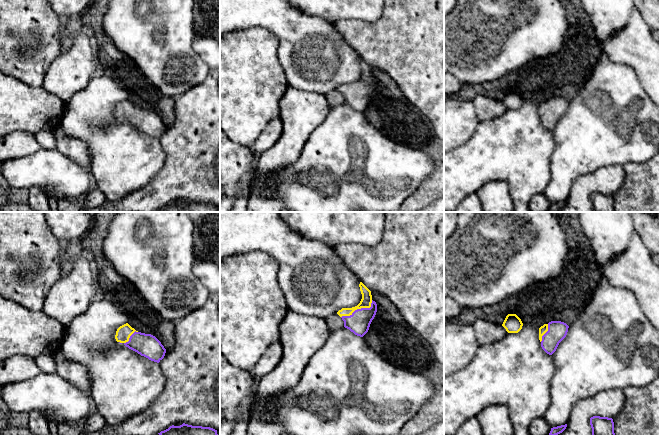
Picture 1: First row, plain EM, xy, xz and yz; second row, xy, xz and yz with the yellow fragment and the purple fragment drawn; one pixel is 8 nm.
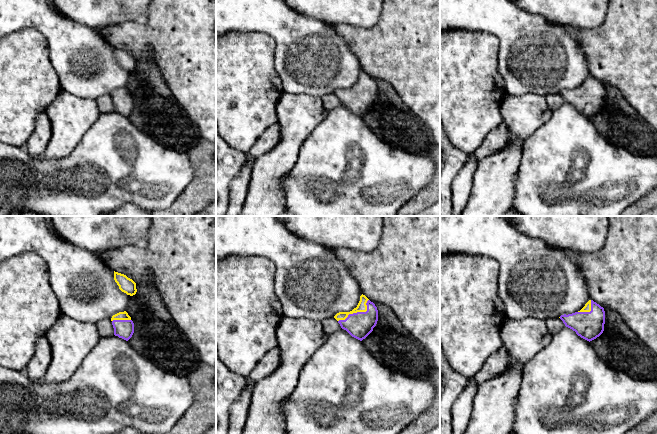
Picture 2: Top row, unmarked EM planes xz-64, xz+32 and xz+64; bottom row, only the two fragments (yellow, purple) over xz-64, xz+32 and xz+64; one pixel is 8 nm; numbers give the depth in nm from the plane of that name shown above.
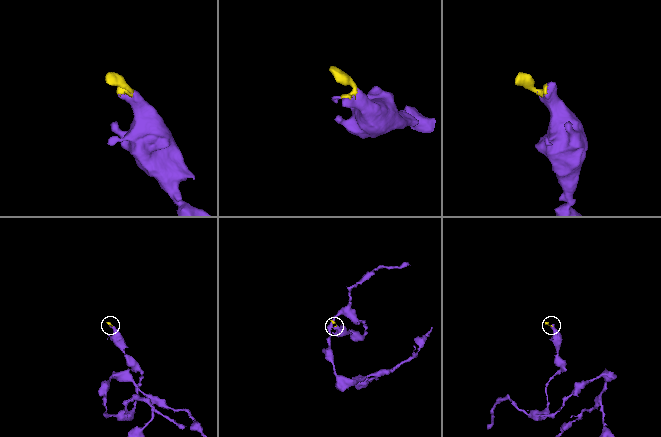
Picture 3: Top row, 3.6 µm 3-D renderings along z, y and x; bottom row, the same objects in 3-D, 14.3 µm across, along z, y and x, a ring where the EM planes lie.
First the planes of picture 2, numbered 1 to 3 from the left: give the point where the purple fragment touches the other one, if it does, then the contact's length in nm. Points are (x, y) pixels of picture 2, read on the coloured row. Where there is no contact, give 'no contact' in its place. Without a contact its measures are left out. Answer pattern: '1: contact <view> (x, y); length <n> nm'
1: contact xz-64 (121, 319); length 150 nm
2: contact xz+32 (357, 311); length 300 nm
3: contact xz+64 (589, 311); length 150 nm

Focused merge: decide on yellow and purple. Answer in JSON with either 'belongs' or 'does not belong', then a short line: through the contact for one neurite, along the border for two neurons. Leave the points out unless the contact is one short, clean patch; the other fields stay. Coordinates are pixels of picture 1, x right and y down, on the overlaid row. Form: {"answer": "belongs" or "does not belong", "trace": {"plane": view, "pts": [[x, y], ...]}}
{"answer": "belongs", "trace": {"plane": "xz", "pts": [[366, 300], [358, 308], [359, 322]]}}

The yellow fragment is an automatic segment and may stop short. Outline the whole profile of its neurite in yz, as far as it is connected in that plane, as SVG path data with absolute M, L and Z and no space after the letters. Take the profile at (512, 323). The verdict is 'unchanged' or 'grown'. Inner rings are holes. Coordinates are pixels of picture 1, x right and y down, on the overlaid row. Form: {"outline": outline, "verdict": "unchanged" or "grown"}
{"outline": "M508 314L502 326L508 333L518 333L522 329L523 323L516 314Z", "verdict": "unchanged"}

